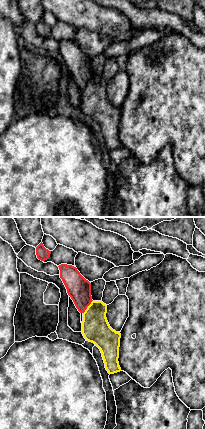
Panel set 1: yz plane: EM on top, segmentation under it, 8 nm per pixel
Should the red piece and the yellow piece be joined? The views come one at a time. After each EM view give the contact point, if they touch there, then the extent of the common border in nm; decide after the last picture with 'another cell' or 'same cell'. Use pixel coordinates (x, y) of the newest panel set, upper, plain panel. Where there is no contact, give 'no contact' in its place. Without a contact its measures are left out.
(87, 82) | 130 nm

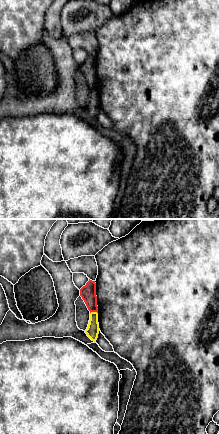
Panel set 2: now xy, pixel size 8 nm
(93, 87) | 60 nm

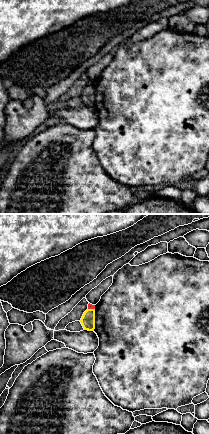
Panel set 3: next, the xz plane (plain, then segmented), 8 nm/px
(91, 84) | 60 nm

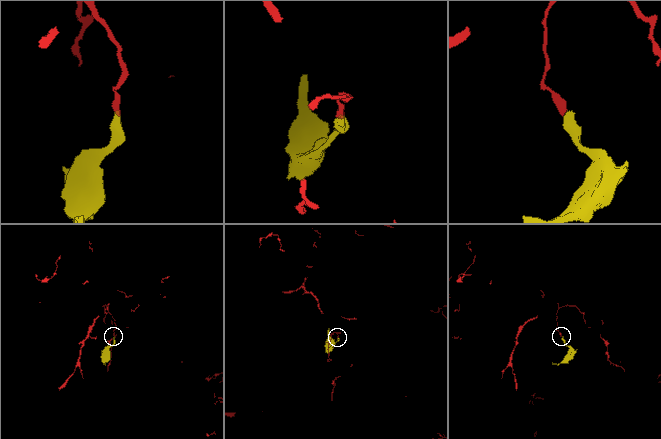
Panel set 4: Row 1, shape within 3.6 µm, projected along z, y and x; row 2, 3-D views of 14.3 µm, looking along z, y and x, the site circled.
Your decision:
another cell

